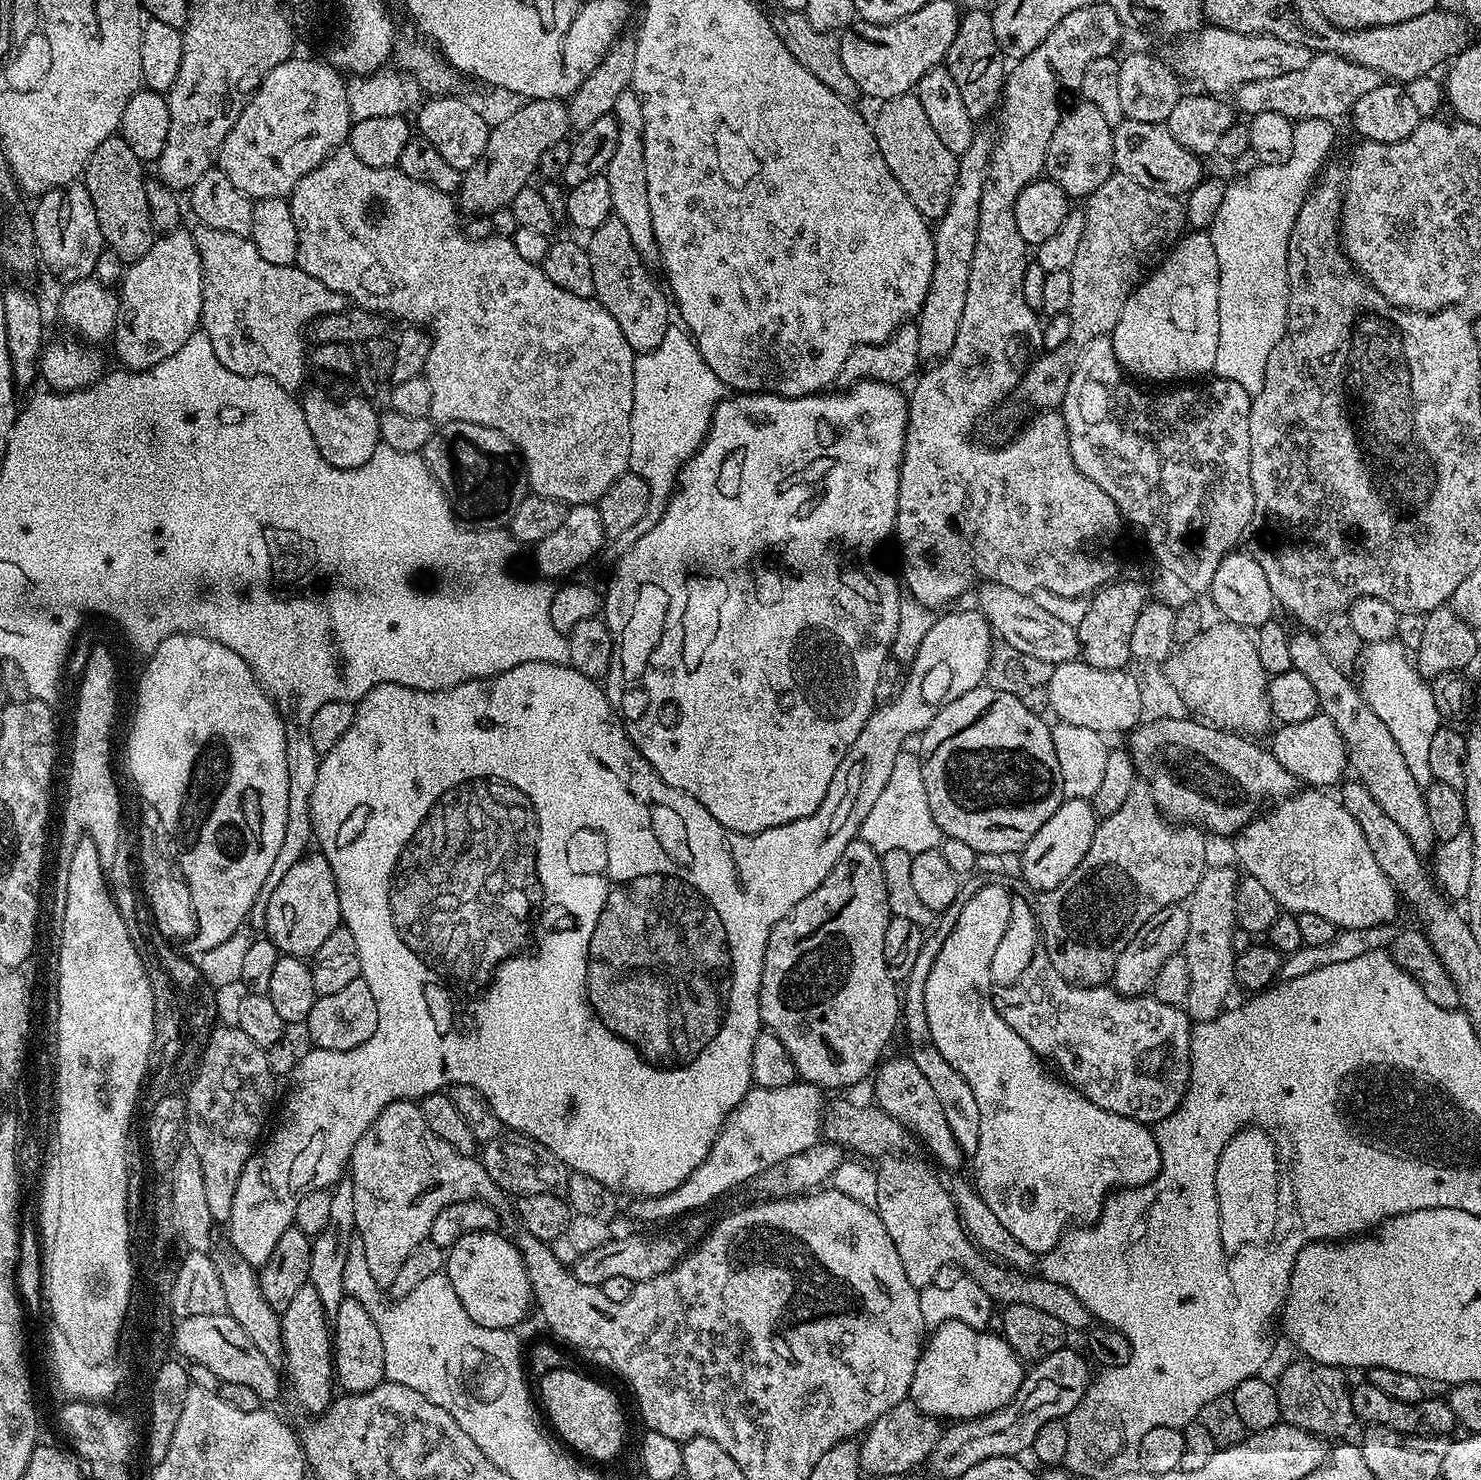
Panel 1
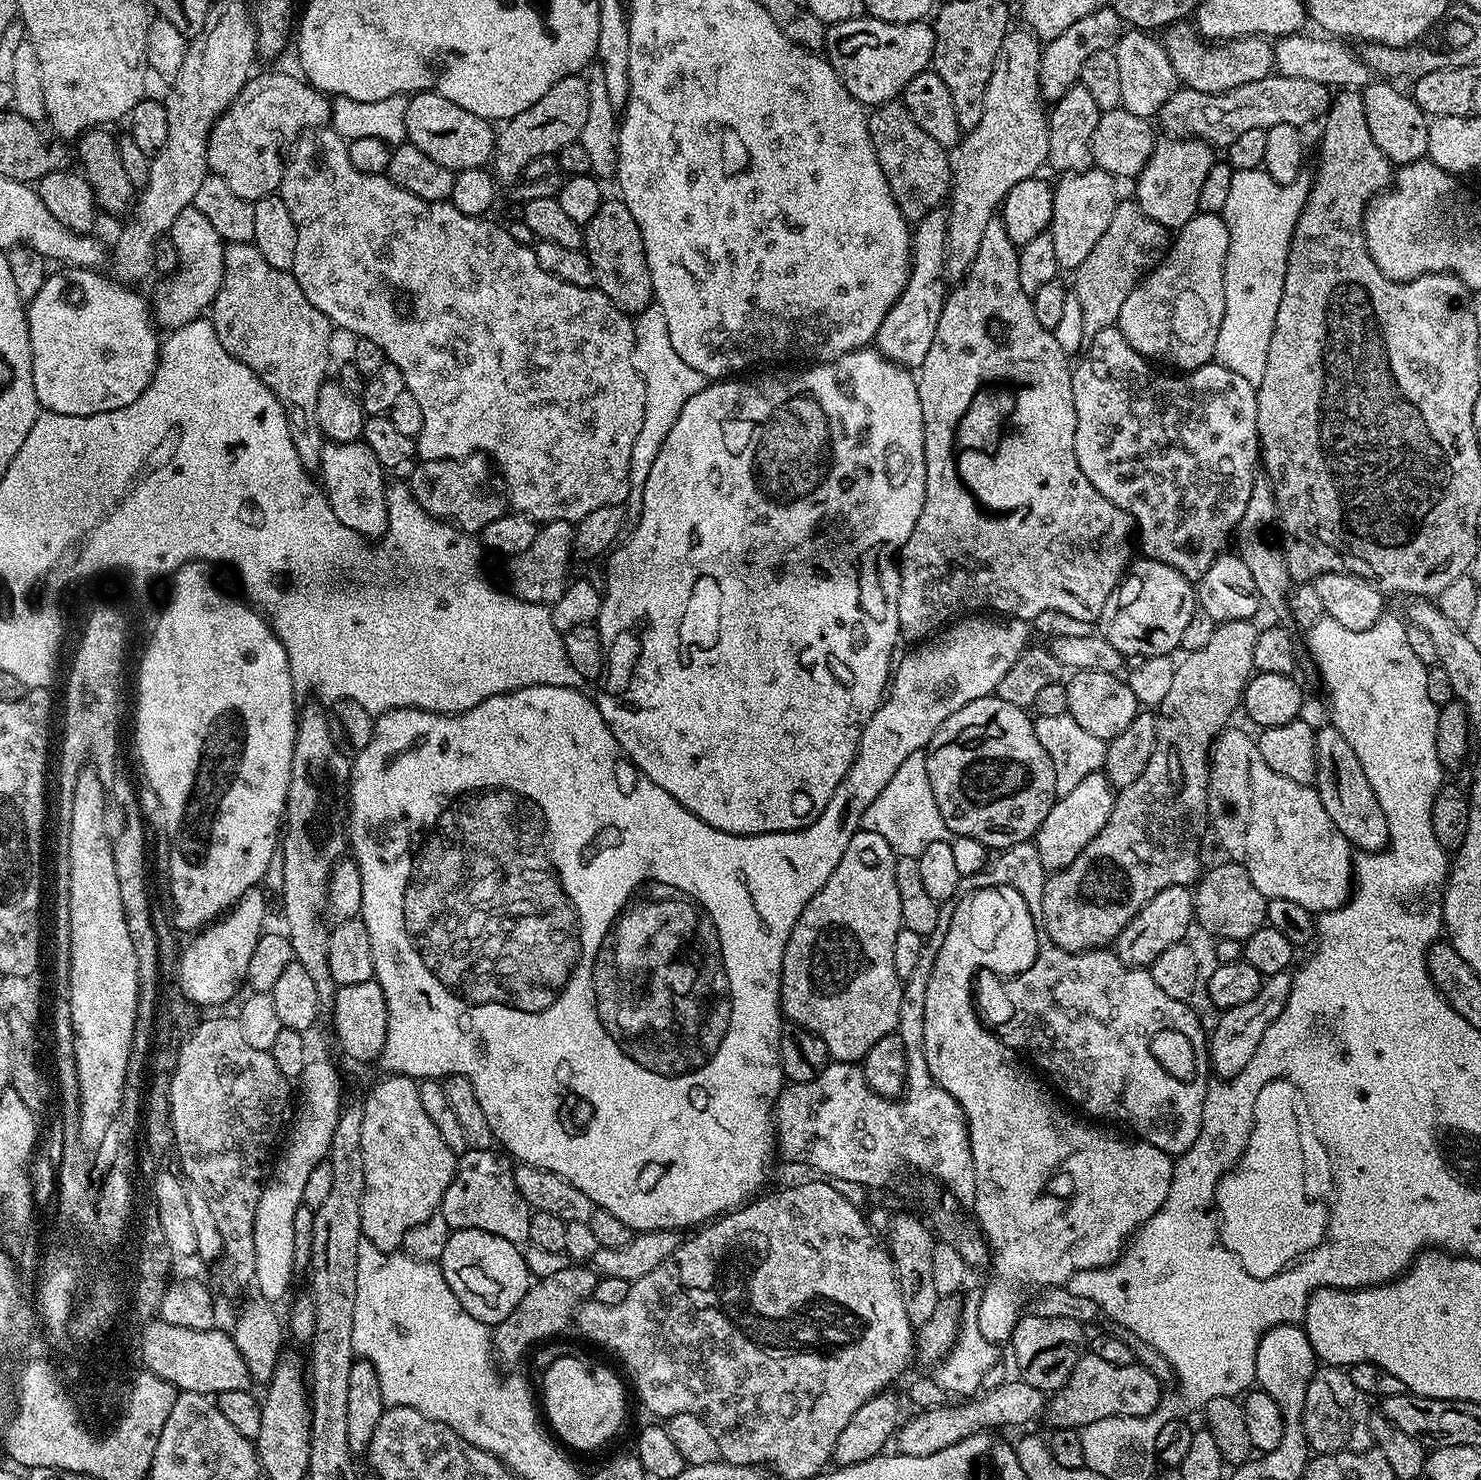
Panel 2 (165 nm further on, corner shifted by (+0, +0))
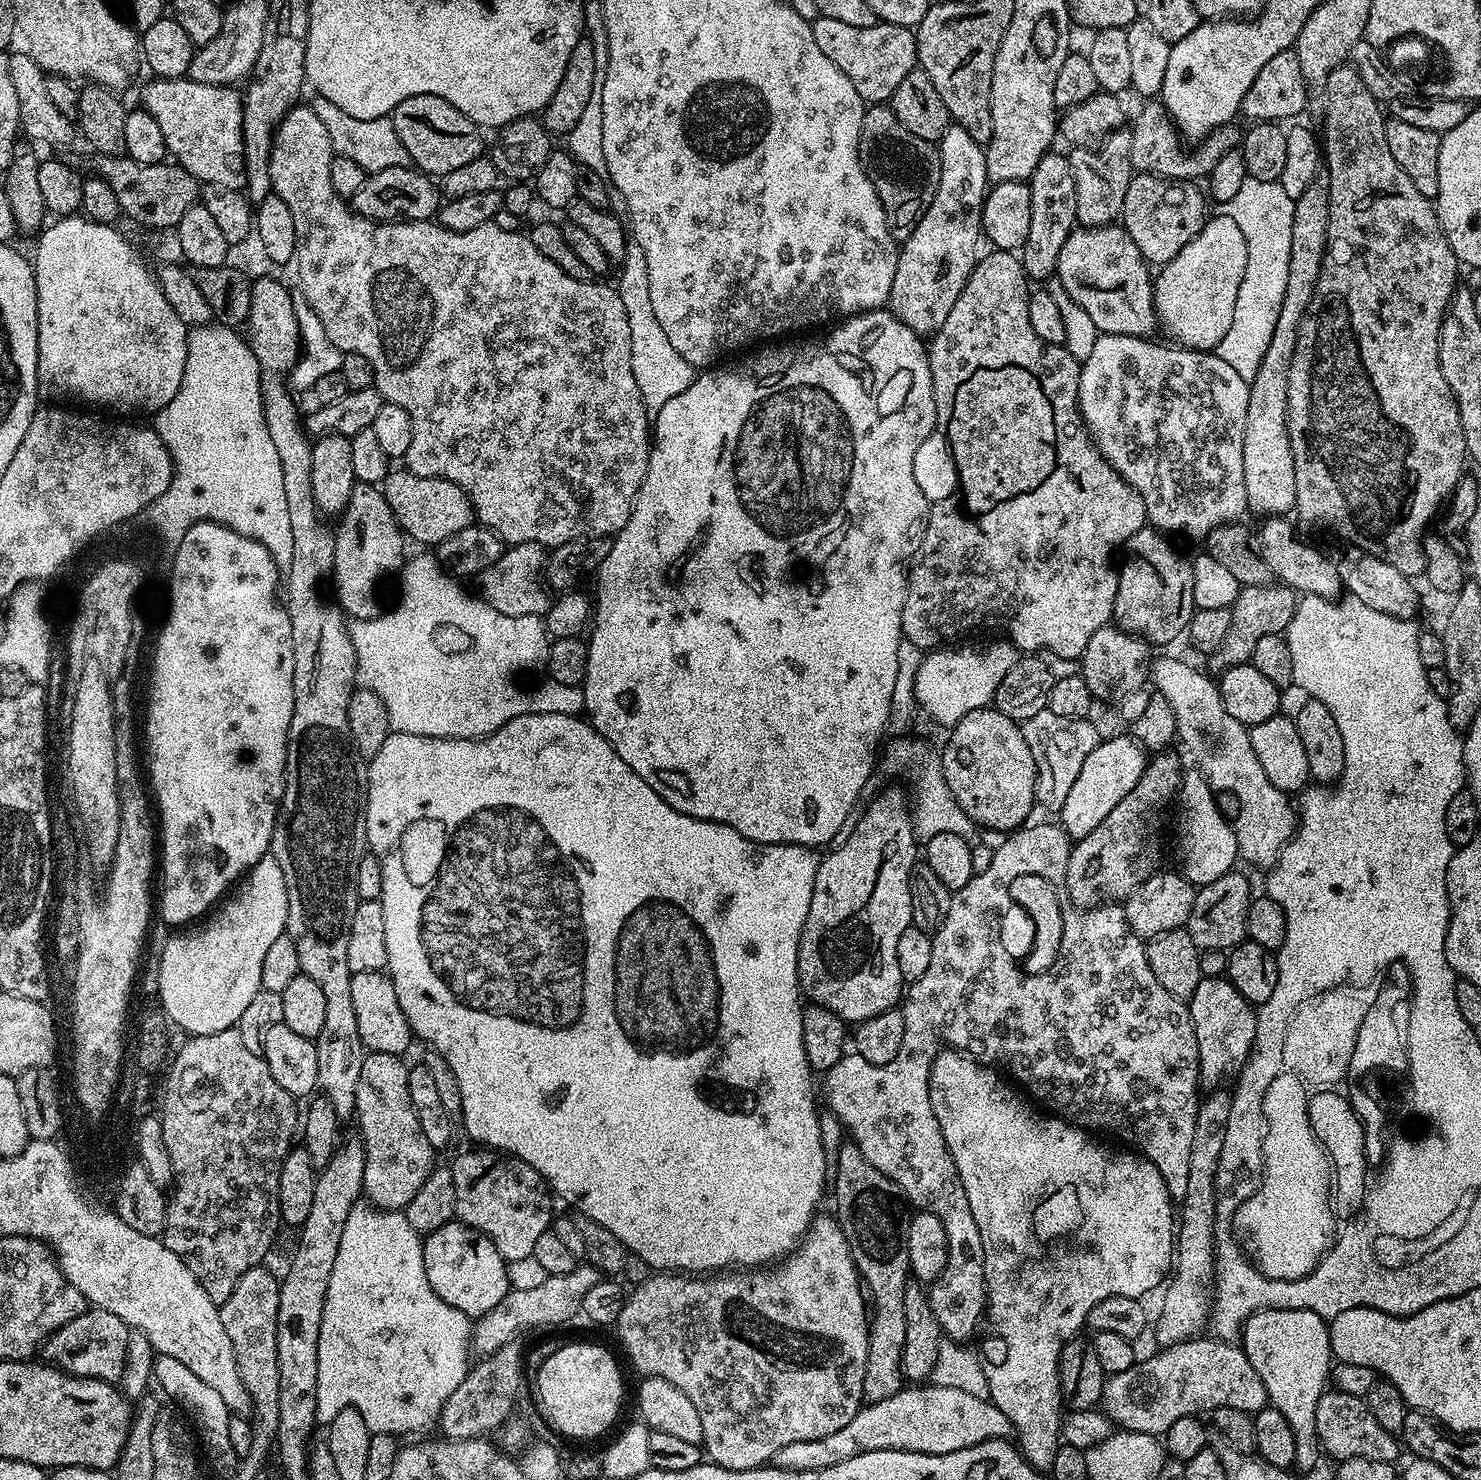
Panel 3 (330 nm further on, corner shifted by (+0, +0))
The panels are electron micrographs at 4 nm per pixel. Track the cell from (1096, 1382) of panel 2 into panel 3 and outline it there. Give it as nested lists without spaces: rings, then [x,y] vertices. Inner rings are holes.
[[[1193,1338],[1183,1344],[1171,1344],[1163,1350],[1156,1350],[1160,1352],[1146,1357],[1145,1360],[1143,1357],[1137,1364],[1130,1366],[1130,1370],[1108,1376],[1104,1381],[1102,1411],[1108,1415],[1113,1425],[1119,1426],[1125,1432],[1141,1432],[1160,1438],[1183,1416],[1208,1414],[1213,1408],[1233,1408],[1255,1414],[1269,1407],[1266,1386],[1262,1386],[1258,1370],[1250,1366],[1250,1358],[1246,1358],[1243,1347],[1219,1338],[1204,1339]]]

